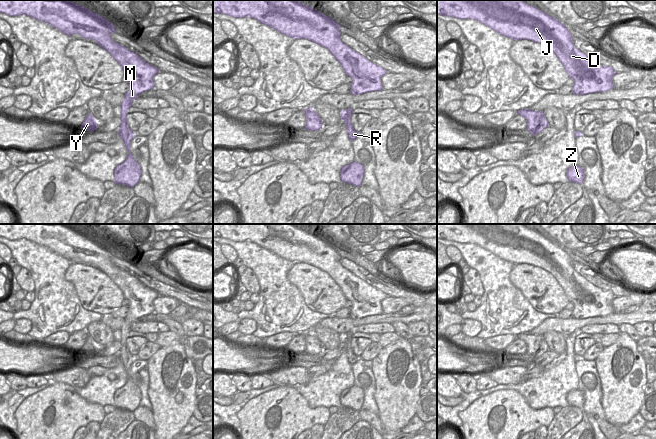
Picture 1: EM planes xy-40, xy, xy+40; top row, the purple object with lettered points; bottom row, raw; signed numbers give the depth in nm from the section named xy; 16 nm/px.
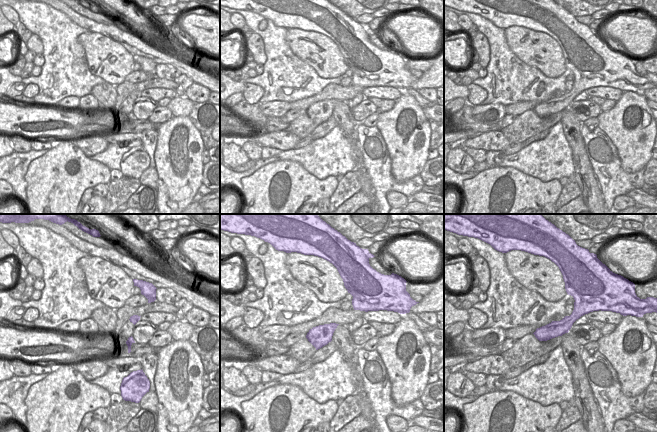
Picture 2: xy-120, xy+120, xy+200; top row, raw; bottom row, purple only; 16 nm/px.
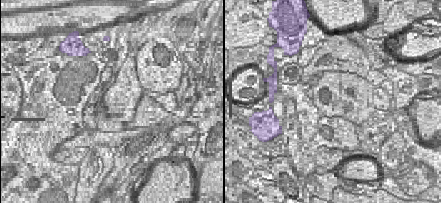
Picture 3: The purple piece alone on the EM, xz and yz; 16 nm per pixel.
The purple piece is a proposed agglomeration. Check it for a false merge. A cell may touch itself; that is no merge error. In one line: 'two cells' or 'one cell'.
one cell

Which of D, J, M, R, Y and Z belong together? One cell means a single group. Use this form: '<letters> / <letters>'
D J M R Y Z

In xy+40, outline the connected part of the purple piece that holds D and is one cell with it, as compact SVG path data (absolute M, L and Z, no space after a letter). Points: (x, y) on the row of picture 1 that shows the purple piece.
M437 0L437 14L458 19L473 19L513 40L530 40L551 49L574 80L573 94L606 92L614 89L612 77L617 73L611 66L603 66L577 49L567 27L556 18L524 0Z

